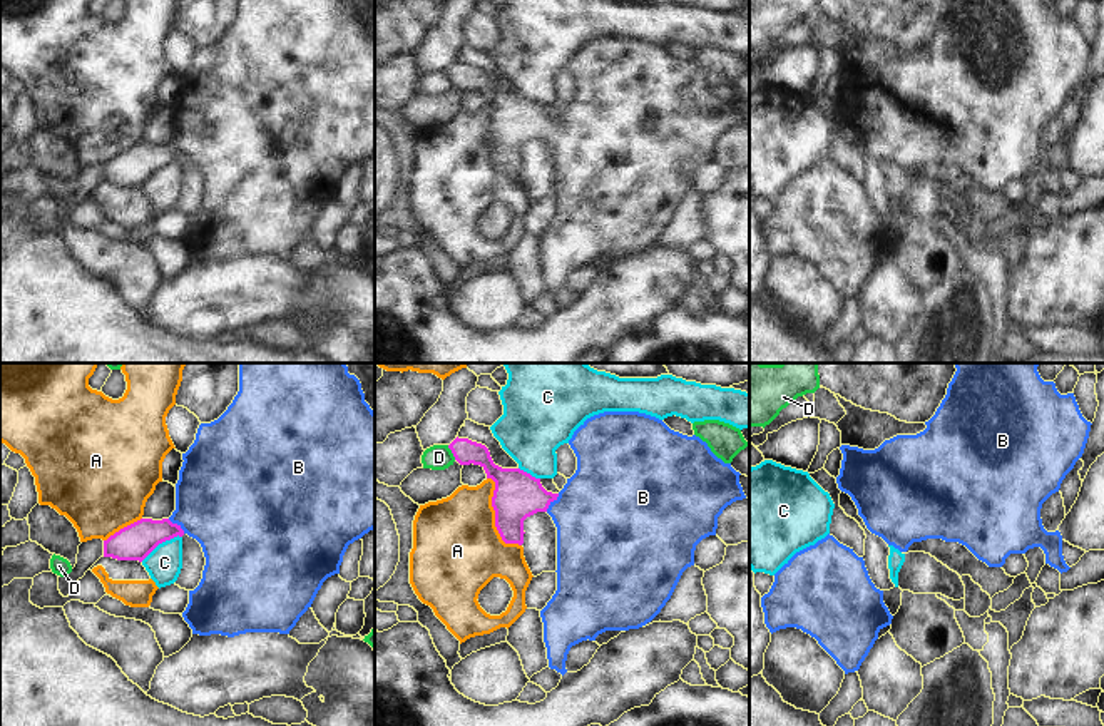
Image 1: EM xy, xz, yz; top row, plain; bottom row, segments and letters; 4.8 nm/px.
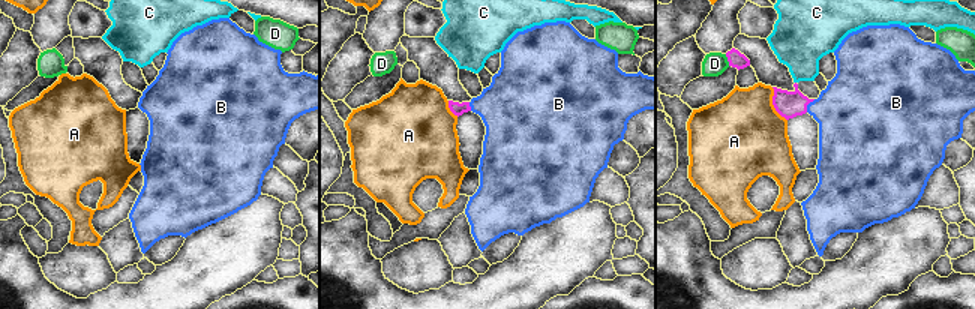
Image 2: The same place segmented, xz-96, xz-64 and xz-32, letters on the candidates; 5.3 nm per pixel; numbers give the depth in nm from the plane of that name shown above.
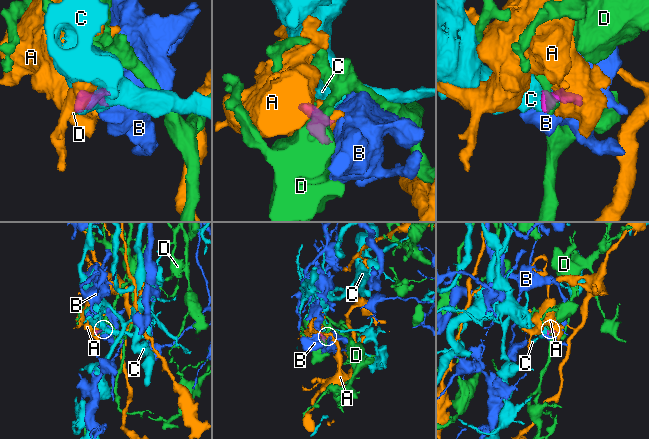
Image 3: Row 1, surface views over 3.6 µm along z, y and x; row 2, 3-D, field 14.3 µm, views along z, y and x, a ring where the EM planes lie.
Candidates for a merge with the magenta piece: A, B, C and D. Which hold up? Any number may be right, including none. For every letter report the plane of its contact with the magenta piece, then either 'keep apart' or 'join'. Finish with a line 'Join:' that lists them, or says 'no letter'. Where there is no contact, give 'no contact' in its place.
A: xz | keep apart
B: xz | join
C: xy | keep apart
D: xz | keep apart
Join: B

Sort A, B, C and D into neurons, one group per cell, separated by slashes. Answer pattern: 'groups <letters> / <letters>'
groups A / B / C / D

